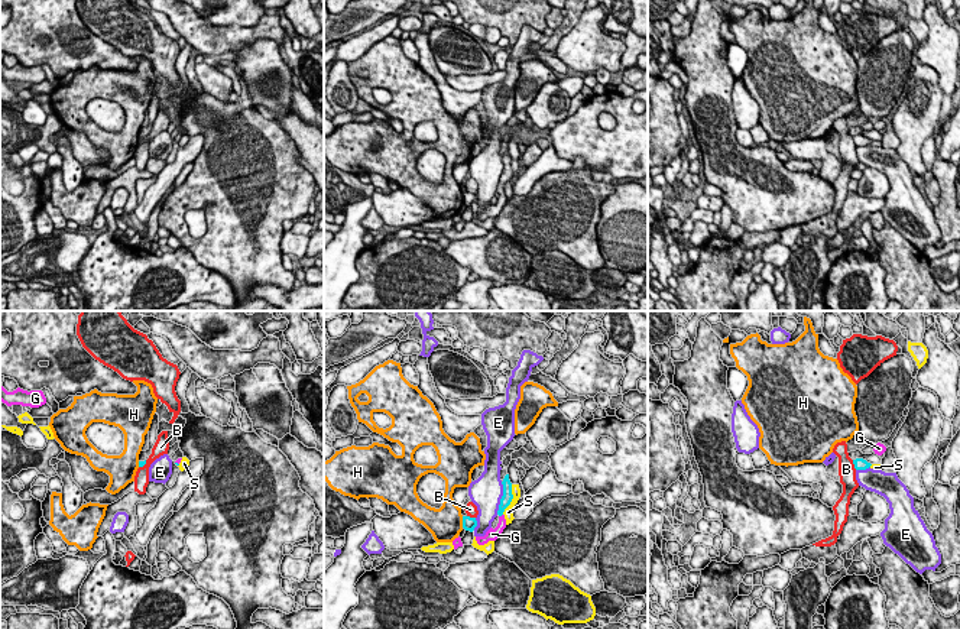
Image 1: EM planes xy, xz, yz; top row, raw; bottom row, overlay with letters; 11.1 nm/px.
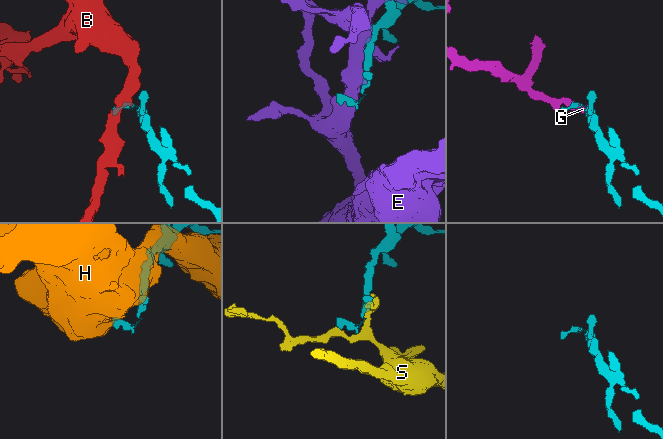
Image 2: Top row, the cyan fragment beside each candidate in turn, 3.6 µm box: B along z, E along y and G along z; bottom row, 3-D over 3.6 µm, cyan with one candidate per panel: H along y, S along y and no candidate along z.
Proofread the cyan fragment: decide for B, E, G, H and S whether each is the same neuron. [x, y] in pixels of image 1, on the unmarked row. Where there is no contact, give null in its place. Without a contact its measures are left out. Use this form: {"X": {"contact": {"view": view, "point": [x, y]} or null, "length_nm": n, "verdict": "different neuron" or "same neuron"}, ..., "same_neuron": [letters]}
{"B": {"contact": {"view": "yz", "point": [853, 139]}, "length_nm": 120, "verdict": "different neuron"}, "E": {"contact": {"view": "xz", "point": [502, 174]}, "length_nm": 380, "verdict": "different neuron"}, "G": {"contact": {"view": "xz", "point": [500, 191]}, "length_nm": 60, "verdict": "same neuron"}, "H": {"contact": {"view": "xz", "point": [463, 198]}, "length_nm": 130, "verdict": "different neuron"}, "S": {"contact": {"view": "xz", "point": [512, 174]}, "length_nm": 360, "verdict": "different neuron"}, "same_neuron": ["G"]}

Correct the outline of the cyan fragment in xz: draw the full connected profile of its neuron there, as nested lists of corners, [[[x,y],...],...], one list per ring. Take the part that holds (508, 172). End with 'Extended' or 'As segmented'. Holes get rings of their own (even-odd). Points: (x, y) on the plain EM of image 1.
[[[509,150],[505,152],[502,161],[503,161],[503,172],[500,175],[500,181],[499,181],[499,187],[497,187],[499,200],[494,205],[490,204],[484,213],[476,213],[476,217],[479,221],[484,221],[489,217],[496,217],[502,211],[503,205],[506,204],[506,195],[505,195],[503,188],[510,181],[510,178],[513,175],[512,159],[509,156]]]. Extended

